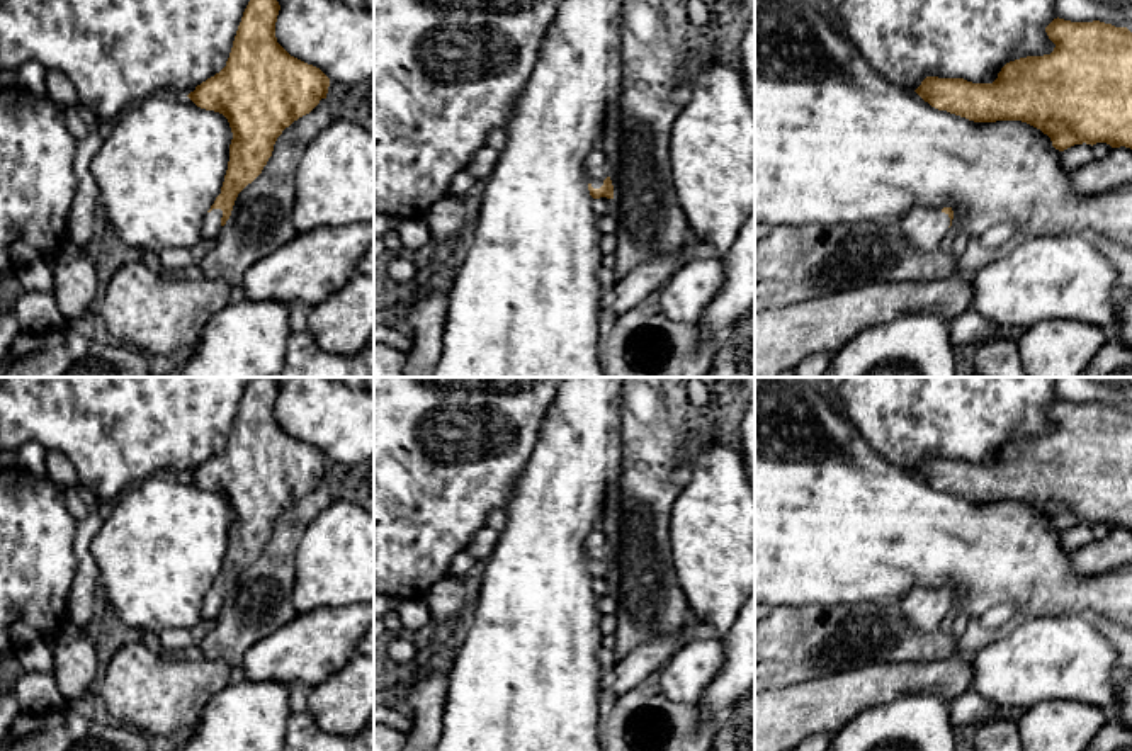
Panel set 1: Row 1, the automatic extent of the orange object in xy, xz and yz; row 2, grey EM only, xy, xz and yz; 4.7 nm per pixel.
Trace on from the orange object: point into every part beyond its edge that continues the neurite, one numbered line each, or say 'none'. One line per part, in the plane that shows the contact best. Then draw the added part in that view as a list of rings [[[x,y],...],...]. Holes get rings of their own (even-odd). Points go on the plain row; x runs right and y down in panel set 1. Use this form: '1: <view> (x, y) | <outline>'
1: xy (211, 607) | [[[212,590],[211,593],[206,595],[204,605],[202,605],[202,620],[216,620],[219,612],[221,612],[221,598],[223,591],[221,590]]]

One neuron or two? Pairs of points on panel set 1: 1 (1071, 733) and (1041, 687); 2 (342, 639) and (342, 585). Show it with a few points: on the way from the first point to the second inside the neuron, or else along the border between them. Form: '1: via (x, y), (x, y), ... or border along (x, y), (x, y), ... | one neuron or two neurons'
1: border along (1088, 702), (1042, 700), (1025, 711) | two neurons
2: border along (356, 602), (318, 607), (303, 614) | two neurons

